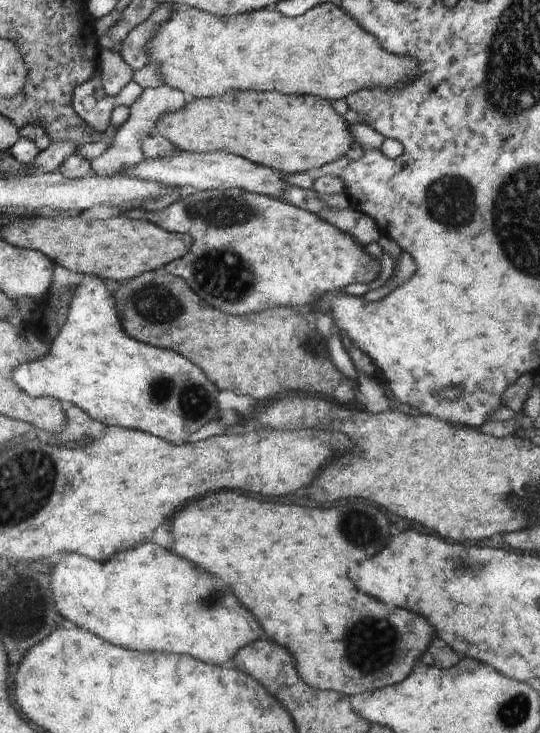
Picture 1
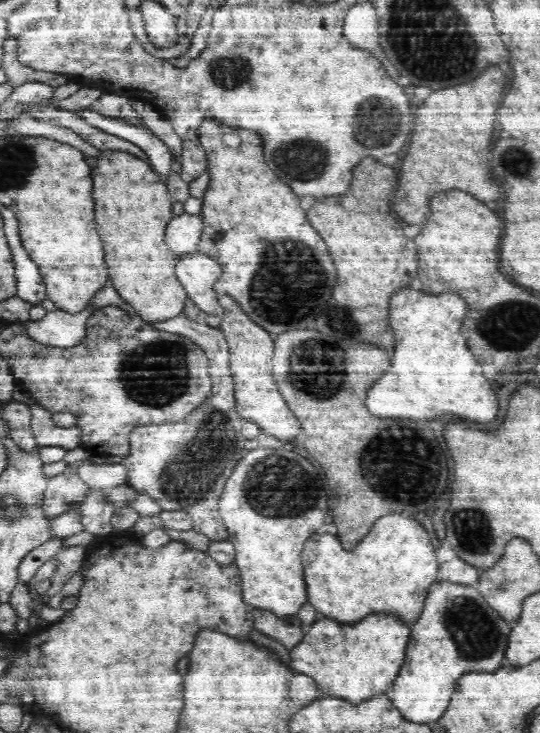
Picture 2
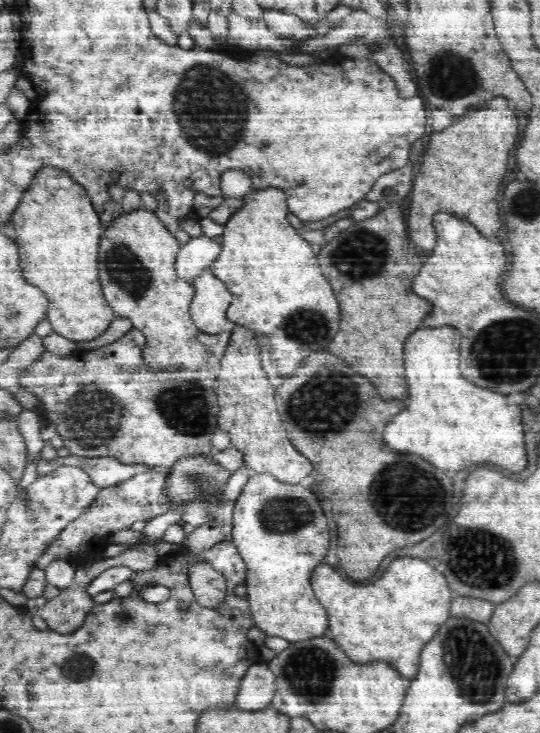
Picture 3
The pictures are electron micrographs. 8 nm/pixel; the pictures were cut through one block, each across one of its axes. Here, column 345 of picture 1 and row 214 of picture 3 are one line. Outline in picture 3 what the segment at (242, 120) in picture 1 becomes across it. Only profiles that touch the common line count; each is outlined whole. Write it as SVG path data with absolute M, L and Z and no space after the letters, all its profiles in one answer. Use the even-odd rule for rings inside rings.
M145 208L122 211L122 214L103 230L102 238L100 238L98 266L100 266L100 280L102 280L105 299L112 307L115 316L134 320L133 327L144 333L146 342L142 348L142 358L154 370L170 369L170 367L194 370L207 366L207 348L198 340L199 329L189 315L189 306L195 295L194 286L179 279L175 269L176 258L181 246L174 235L166 229L160 218Z

